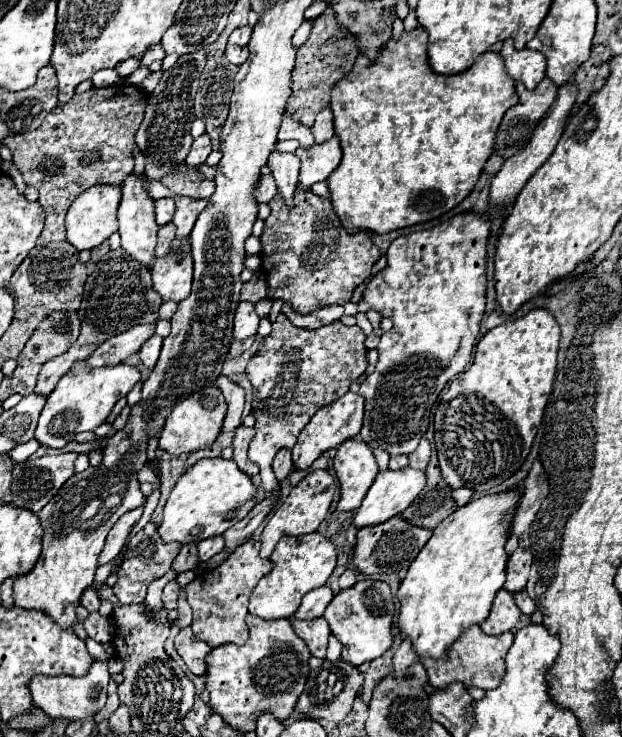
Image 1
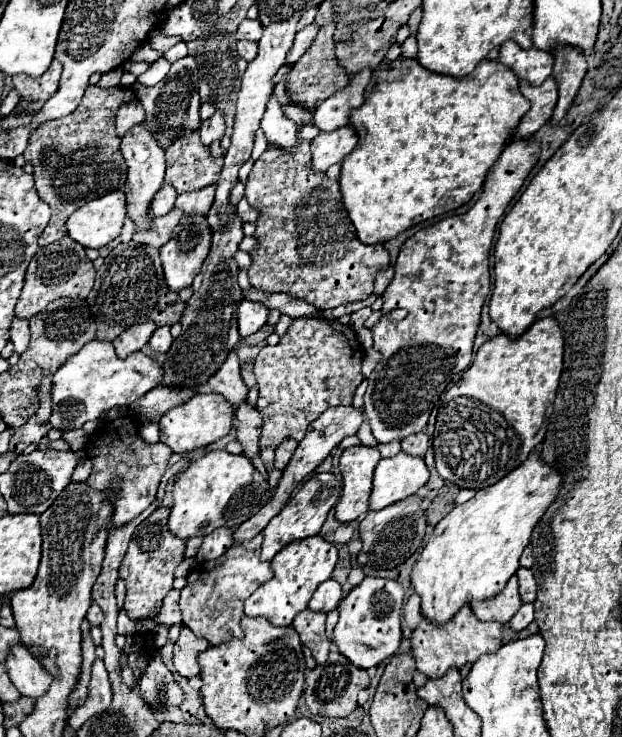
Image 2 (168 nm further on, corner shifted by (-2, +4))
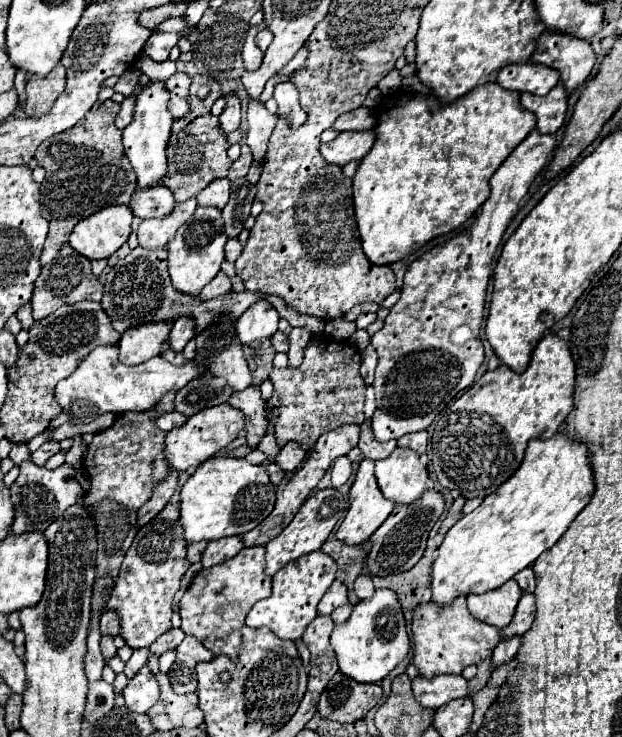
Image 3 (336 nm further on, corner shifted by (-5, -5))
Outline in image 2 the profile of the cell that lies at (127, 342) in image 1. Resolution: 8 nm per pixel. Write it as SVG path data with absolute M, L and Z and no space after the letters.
M140 323L128 327L122 335L118 335L118 339L114 339L116 355L126 359L128 355L140 351L150 341L154 331L156 331L156 323Z

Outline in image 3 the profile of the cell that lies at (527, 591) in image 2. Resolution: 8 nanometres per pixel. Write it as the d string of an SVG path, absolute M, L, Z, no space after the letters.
M523 592L511 624L505 630L499 632L501 638L515 636L515 634L525 634L531 628L531 624L533 624L533 616L535 616L535 594Z

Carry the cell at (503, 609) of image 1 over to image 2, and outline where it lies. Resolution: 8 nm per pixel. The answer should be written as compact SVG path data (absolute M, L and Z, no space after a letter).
M516 575L510 577L510 581L506 583L502 593L494 595L490 599L484 599L484 601L472 601L470 603L474 615L480 621L498 621L502 625L506 625L514 617L514 613L520 609L520 605L522 605L522 601L518 595Z

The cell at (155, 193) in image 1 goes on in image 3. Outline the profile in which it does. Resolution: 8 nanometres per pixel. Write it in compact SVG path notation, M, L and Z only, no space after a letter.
M227 178L213 180L213 184L209 184L209 188L205 188L197 196L197 206L213 204L215 208L223 208L227 204L227 200L229 200L229 192L231 192L231 182Z

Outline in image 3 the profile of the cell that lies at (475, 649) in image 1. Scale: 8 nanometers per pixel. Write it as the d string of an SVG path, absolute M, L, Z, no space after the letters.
M459 596L449 606L437 606L435 602L421 604L413 610L413 664L423 678L441 674L461 674L467 666L475 666L485 658L491 658L493 648L499 644L499 630L491 624L483 624L473 618L467 608L465 596Z

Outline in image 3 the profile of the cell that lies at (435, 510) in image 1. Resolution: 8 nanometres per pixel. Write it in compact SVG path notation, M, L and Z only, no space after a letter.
M459 496L453 504L451 504L451 508L449 508L449 512L447 512L447 518L443 520L443 524L441 524L441 528L439 528L439 532L441 534L445 534L463 514L461 514L461 508L463 508L463 504L465 504L465 498L463 496Z

